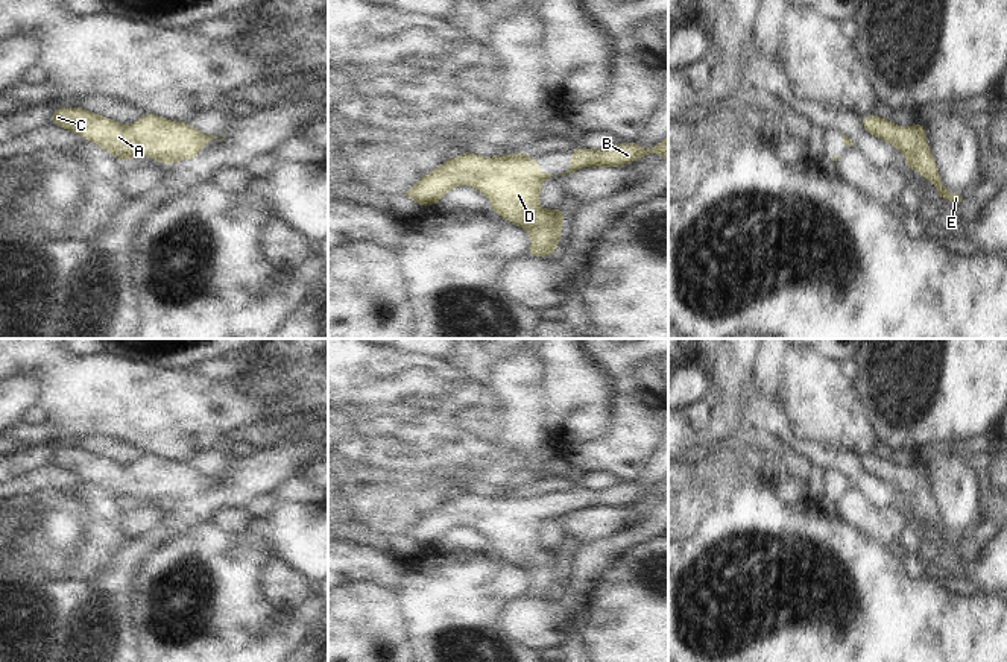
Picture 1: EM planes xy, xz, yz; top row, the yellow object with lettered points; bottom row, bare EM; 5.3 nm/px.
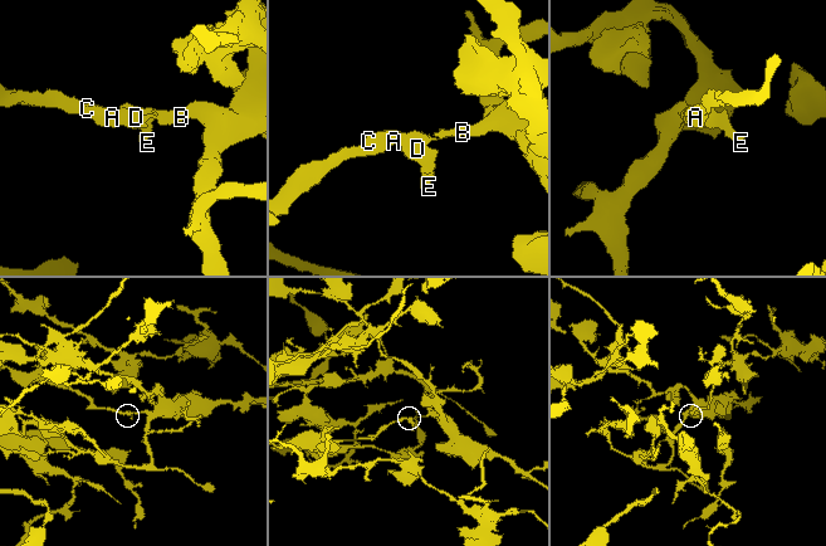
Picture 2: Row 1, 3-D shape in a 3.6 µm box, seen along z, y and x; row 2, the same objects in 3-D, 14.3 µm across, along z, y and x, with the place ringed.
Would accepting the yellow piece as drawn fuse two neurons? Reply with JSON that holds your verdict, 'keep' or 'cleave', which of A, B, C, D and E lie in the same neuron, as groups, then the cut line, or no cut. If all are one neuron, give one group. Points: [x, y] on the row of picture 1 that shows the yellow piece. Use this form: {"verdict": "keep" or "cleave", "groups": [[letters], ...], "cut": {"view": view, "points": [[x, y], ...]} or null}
{"verdict": "keep", "groups": [["A", "B", "C", "D", "E"]], "cut": null}

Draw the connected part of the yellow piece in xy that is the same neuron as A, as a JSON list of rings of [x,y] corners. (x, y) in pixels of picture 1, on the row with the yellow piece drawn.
[[[79,105],[53,109],[49,123],[74,132],[125,164],[141,155],[172,166],[196,158],[210,140],[217,138],[200,134],[188,121],[170,121],[152,112],[144,112],[137,121],[123,126]]]

